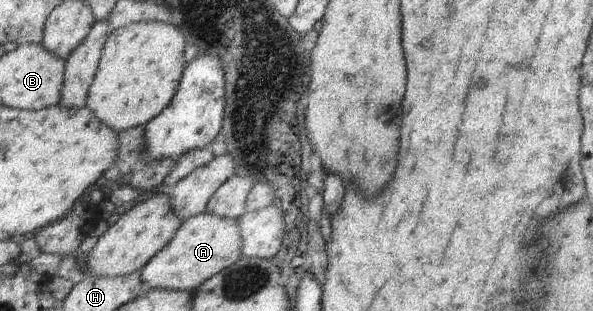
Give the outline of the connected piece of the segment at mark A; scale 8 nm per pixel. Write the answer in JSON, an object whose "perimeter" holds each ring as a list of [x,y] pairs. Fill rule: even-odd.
{"perimeter":[[[208,212],[187,219],[172,241],[154,259],[141,270],[141,277],[146,286],[154,289],[190,290],[196,291],[205,281],[232,267],[243,255],[243,233],[236,218],[223,218]]]}

